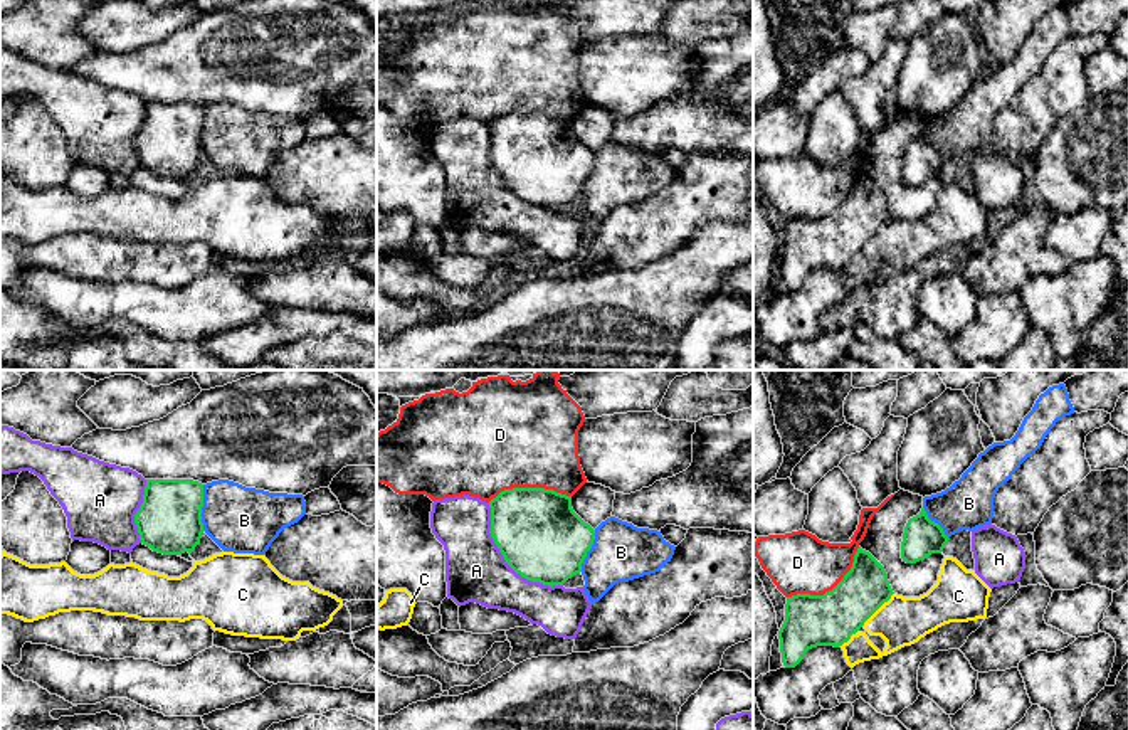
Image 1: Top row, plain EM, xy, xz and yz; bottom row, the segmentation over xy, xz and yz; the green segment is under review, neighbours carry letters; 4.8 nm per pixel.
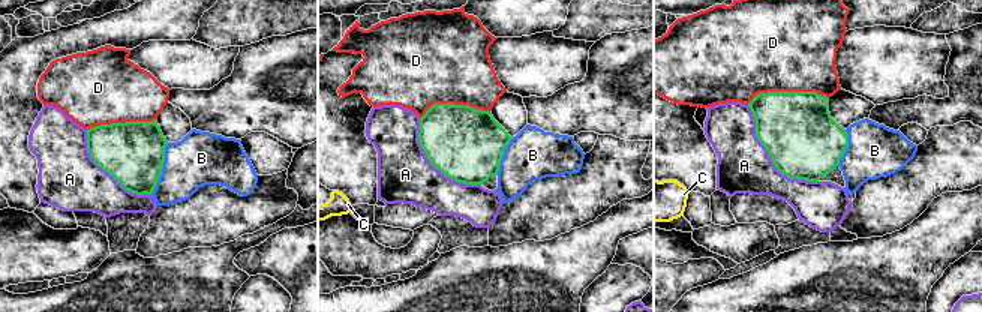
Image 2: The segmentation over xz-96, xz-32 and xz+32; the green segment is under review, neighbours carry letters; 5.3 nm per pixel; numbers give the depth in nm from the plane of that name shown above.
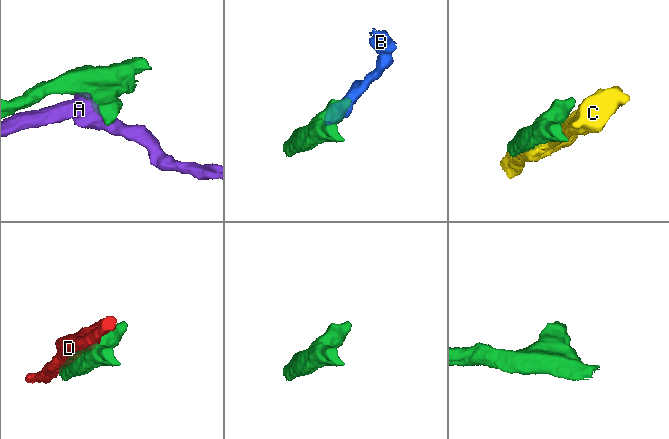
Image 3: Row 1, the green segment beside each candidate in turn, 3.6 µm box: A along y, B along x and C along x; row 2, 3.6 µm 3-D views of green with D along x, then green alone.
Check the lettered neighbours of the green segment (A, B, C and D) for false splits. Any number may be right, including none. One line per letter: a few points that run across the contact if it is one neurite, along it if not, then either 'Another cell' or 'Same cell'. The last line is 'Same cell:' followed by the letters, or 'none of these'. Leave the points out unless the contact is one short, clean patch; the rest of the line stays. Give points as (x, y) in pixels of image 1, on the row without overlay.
A: Another cell
B: Another cell
C: Another cell
D: Another cell
Same cell: none of these

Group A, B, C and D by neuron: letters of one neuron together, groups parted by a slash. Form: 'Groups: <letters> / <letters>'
Groups: A B / C / D

